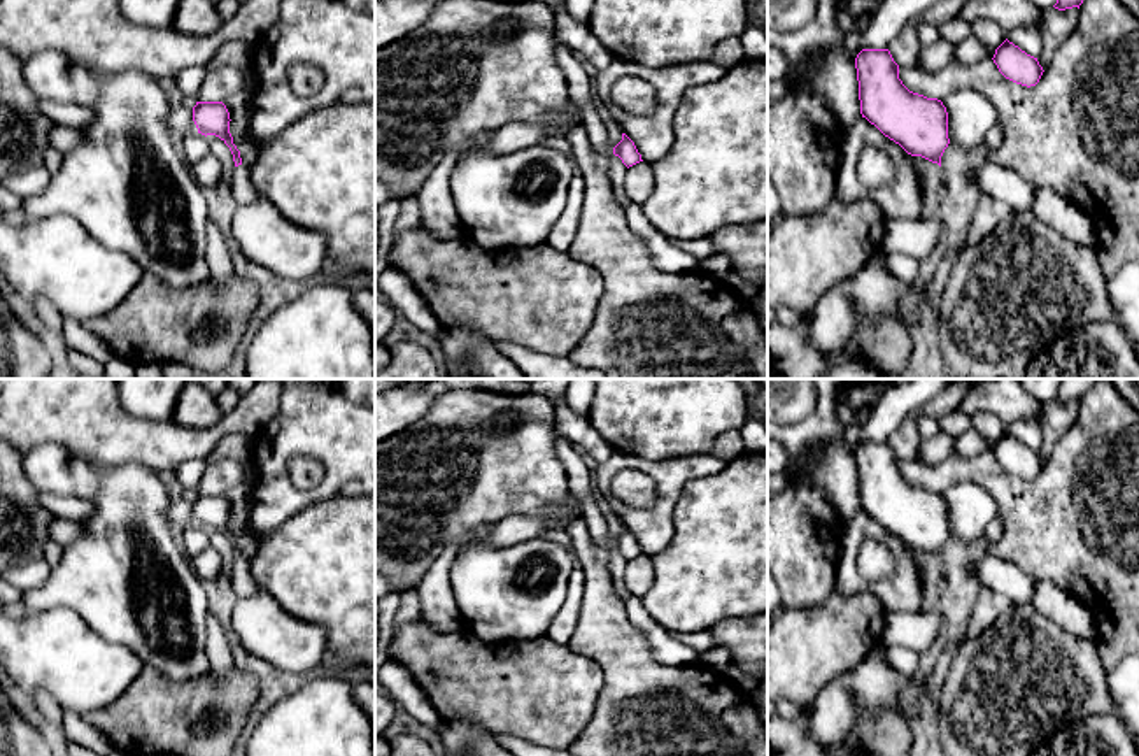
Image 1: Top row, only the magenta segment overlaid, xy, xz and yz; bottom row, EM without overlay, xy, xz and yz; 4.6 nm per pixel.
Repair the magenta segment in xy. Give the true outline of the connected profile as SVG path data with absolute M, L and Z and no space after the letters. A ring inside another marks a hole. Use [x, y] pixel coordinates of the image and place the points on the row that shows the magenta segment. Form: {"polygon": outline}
{"polygon": "M196 102L193 107L193 121L202 135L219 137L231 151L235 170L231 179L231 191L237 205L247 205L258 198L258 189L251 181L251 167L240 158L240 151L233 144L230 133L230 112L223 102Z"}

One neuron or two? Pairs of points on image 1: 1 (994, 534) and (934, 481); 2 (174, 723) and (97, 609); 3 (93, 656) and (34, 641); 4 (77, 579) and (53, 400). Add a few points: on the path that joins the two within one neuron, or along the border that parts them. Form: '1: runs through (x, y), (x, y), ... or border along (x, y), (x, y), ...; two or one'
1: border along (997, 516), (1003, 535), (994, 544); two
2: border along (144, 663), (149, 663), (169, 679), (183, 681); two
3: runs through (79, 656), (48, 651); one
4: border along (23, 453), (44, 444), (63, 444), (95, 463); two

